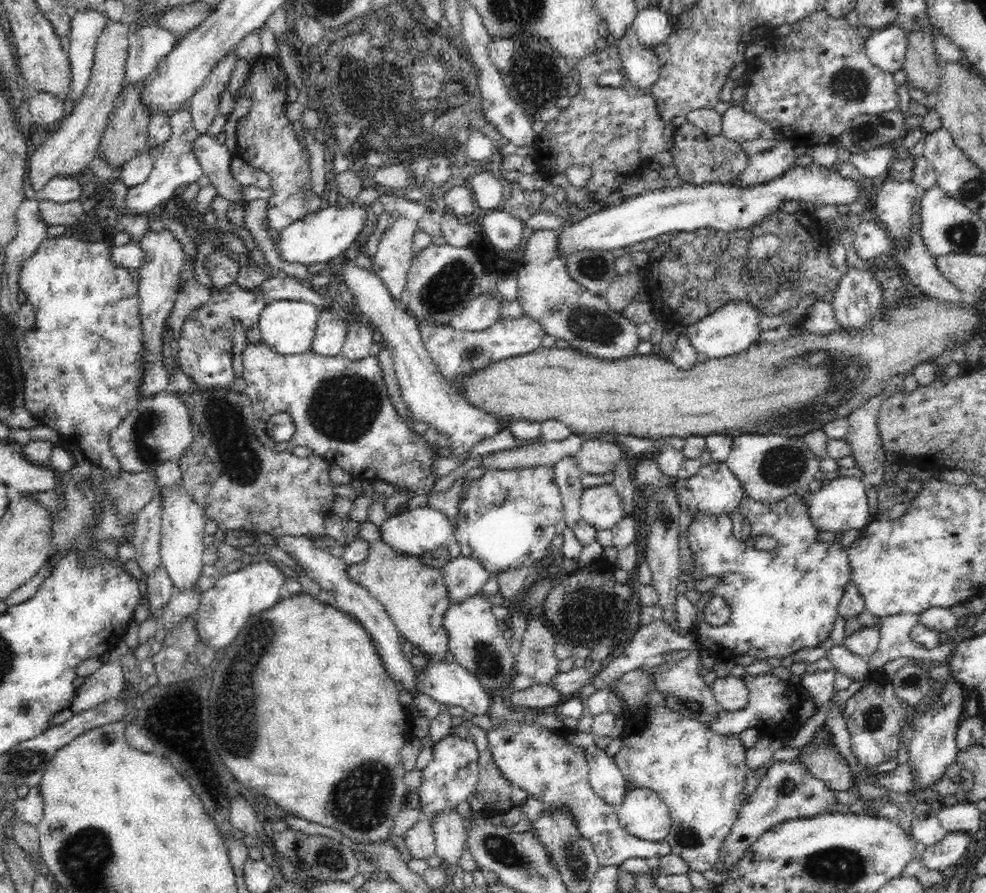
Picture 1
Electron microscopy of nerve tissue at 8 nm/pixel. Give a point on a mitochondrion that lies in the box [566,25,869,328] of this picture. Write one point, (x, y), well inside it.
(594, 268)

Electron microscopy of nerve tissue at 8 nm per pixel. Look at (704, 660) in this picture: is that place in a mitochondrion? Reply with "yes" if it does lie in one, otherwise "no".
no

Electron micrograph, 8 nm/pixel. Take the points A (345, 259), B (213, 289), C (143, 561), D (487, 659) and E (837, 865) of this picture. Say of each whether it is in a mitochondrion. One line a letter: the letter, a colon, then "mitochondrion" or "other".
A: other
B: other
C: other
D: mitochondrion
E: mitochondrion

